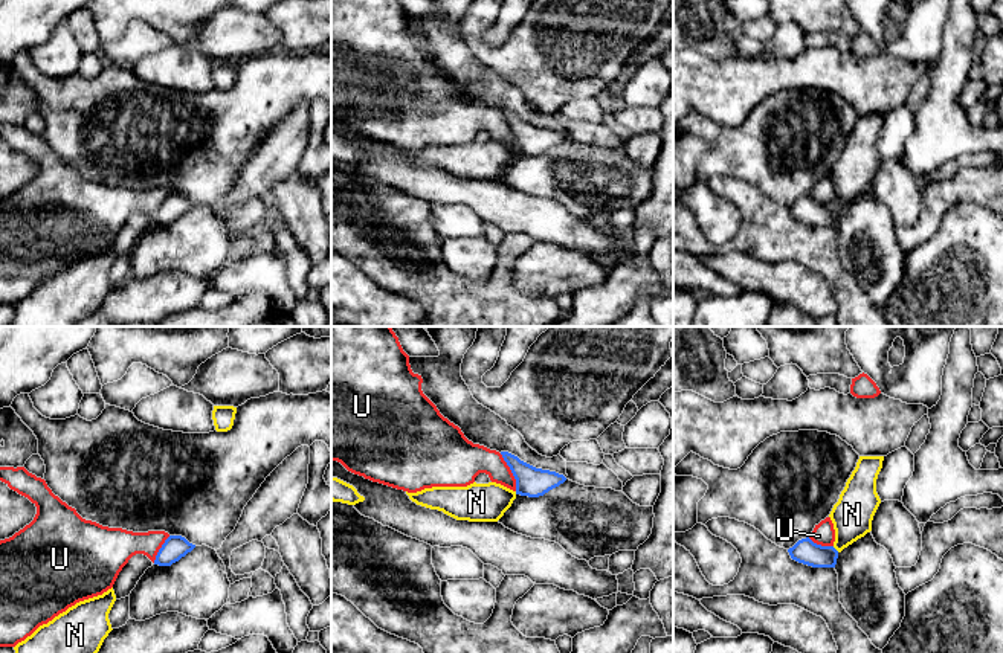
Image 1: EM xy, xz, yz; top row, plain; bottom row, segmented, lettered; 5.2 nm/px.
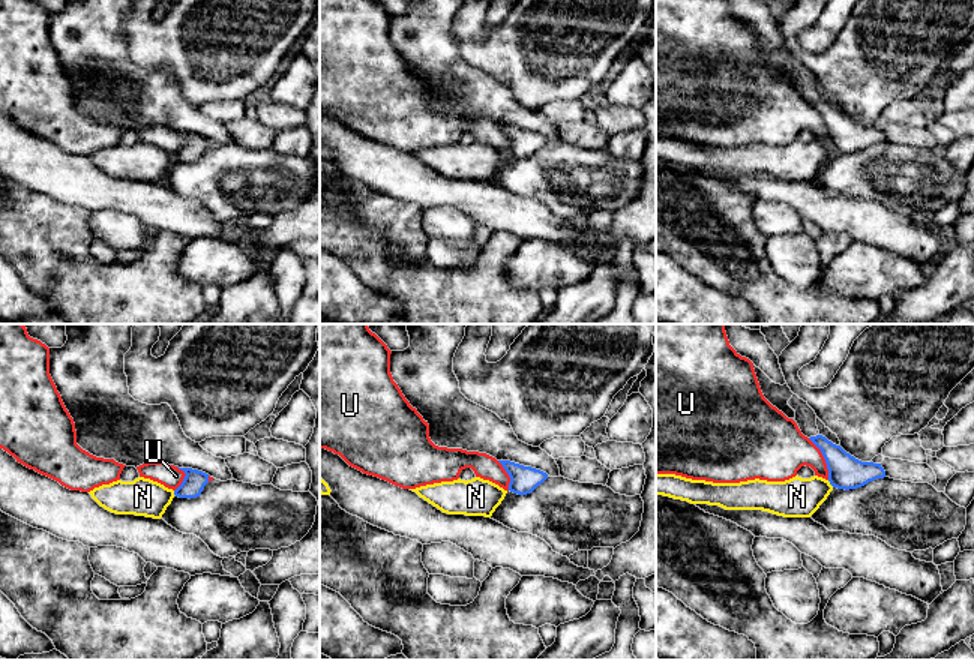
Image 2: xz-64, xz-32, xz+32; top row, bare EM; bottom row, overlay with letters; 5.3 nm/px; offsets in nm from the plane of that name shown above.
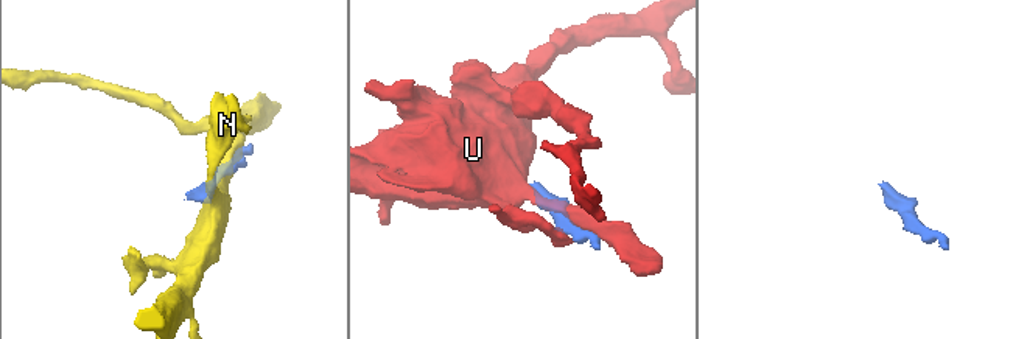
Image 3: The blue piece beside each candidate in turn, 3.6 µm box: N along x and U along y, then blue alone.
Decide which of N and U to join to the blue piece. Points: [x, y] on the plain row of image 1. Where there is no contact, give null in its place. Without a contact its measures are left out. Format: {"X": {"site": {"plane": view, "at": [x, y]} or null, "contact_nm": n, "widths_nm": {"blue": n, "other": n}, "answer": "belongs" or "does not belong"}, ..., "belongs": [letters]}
{"N": {"site": {"plane": "yz", "at": [834, 206]}, "contact_nm": 50, "widths_nm": {"blue": 130, "other": 220}, "answer": "does not belong"}, "U": {"site": {"plane": "xz", "at": [512, 130]}, "contact_nm": 220, "widths_nm": {"blue": 160, "other": 190}, "answer": "does not belong"}, "belongs": []}

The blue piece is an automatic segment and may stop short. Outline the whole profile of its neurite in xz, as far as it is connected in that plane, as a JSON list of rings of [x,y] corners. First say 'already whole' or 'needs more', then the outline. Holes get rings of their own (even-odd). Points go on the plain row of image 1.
already whole; [[[508,110],[501,113],[516,137],[516,153],[539,156],[566,139],[563,133],[536,127]]]

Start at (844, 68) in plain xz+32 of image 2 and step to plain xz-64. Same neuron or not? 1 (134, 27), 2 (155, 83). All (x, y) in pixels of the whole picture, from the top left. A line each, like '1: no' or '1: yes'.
1: yes
2: no

